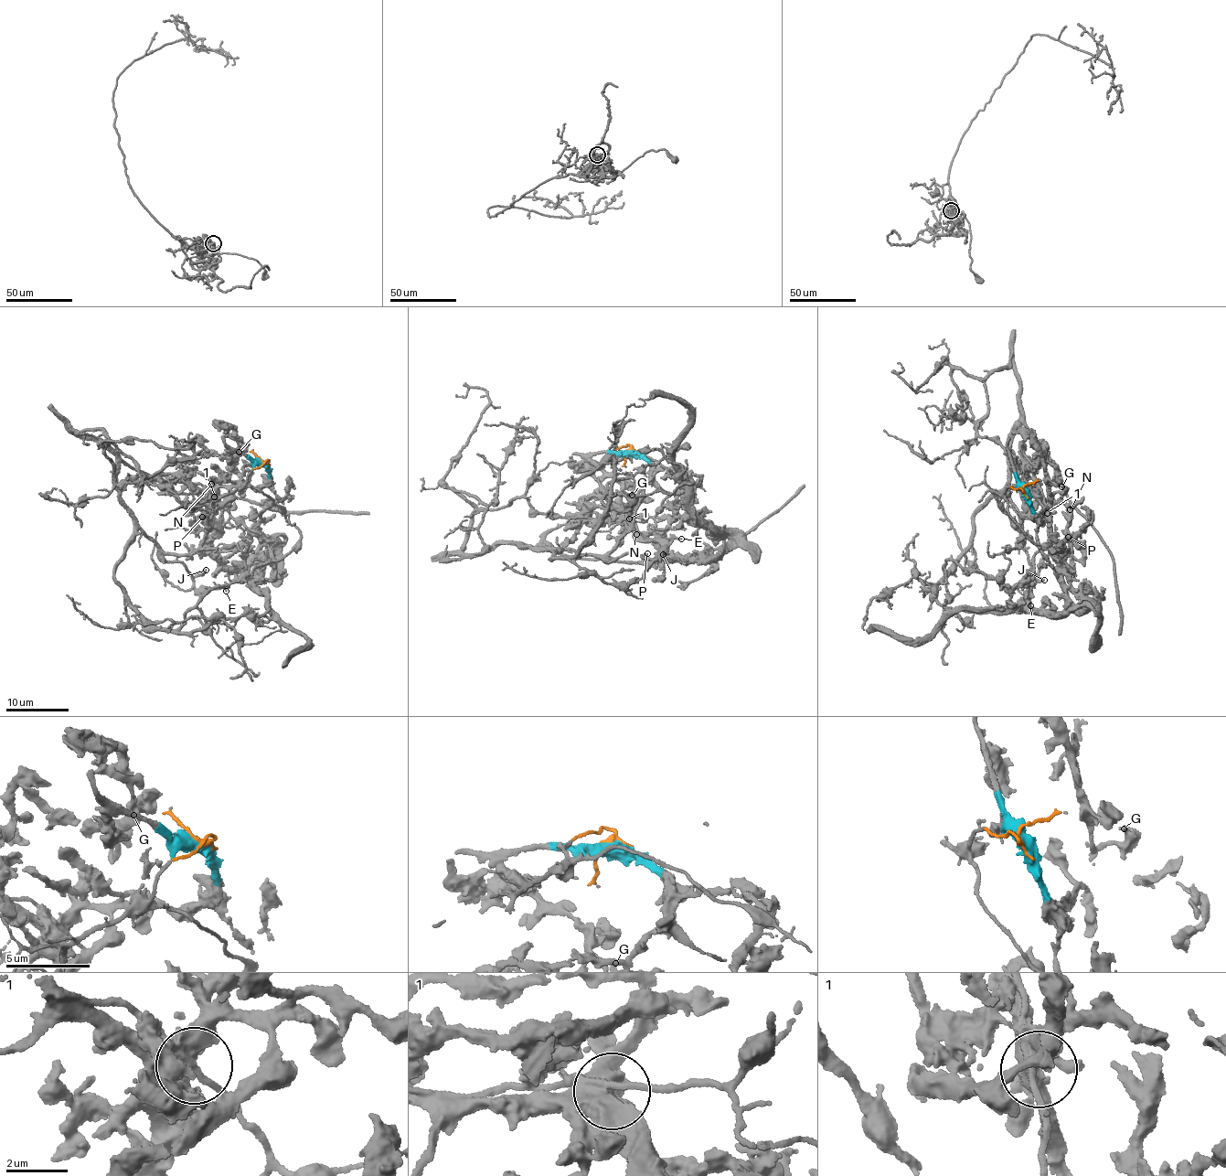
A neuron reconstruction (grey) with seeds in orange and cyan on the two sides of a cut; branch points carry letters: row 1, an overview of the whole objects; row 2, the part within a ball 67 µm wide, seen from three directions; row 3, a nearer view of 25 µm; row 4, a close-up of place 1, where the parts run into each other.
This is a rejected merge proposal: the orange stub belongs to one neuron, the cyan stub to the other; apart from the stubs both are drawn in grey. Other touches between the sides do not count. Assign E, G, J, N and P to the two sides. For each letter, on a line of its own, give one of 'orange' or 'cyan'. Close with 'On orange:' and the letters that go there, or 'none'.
E: orange
G: cyan
J: orange
N: cyan
P: cyan
On orange: E, J

